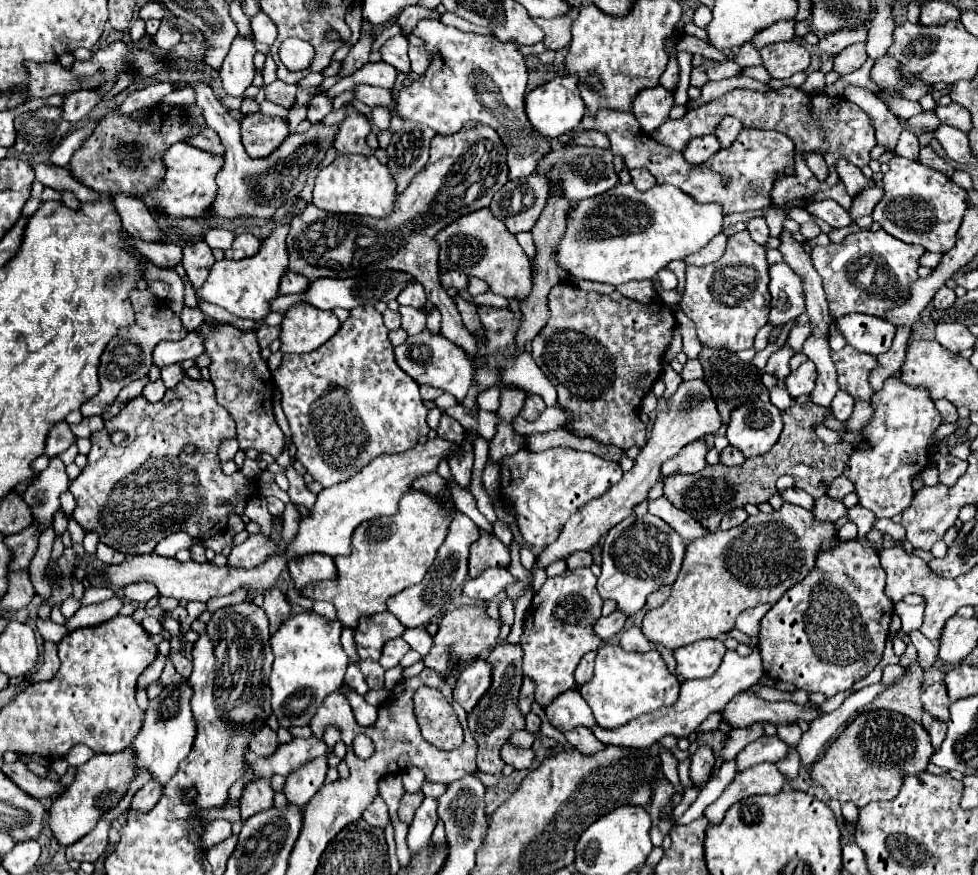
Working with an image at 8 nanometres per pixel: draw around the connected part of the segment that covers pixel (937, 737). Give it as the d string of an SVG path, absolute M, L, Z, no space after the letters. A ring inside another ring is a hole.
M933 720L931 724L931 730L929 730L929 736L931 736L931 744L933 748L937 750L945 738L945 722L939 722L939 720Z

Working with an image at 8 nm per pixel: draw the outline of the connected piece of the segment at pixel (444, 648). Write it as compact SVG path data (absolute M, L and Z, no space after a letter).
M481 602L481 604L467 604L467 606L461 606L461 608L455 608L451 612L447 612L443 618L441 618L441 624L439 624L439 632L435 634L435 646L431 648L431 654L427 658L423 658L425 666L427 668L433 668L437 670L445 680L449 678L455 678L459 674L459 668L453 668L449 666L449 654L453 654L461 666L473 662L477 658L477 654L487 654L495 644L497 644L497 636L499 636L499 628L501 628L501 620L497 618L491 618L487 614L487 602Z

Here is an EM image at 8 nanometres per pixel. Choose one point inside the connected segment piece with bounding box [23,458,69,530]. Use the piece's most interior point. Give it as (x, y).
(43, 495)

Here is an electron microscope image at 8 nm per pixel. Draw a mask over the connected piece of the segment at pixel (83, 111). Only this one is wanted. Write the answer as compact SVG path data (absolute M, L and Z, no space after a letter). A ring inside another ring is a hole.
M79 90L73 92L65 98L63 104L63 118L69 122L79 122L81 118L85 118L93 106L99 102L99 90Z

